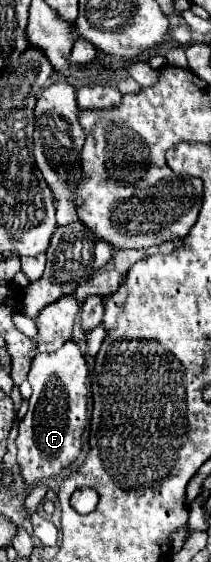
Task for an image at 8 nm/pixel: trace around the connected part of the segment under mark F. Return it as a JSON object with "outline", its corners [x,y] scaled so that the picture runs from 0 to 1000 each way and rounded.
{"outline":[[[318,607],[251,628],[194,628],[156,639],[137,681],[156,703],[137,731],[90,753],[81,774],[81,820],[118,859],[185,859],[213,849],[280,845],[318,835],[384,802],[384,774],[412,753],[412,642],[365,610]]]}

